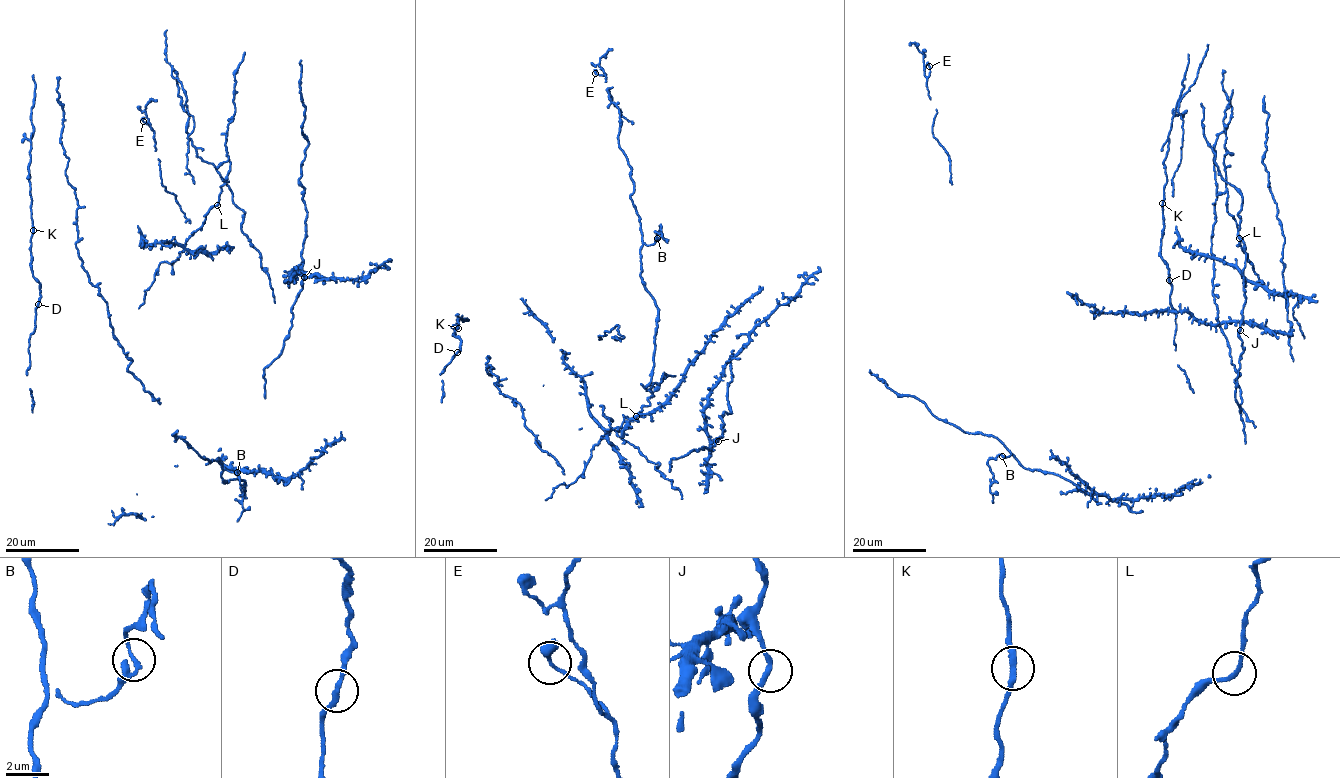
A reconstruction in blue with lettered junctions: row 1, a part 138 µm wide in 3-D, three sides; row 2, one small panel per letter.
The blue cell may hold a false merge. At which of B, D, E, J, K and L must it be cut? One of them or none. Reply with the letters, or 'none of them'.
none of them

